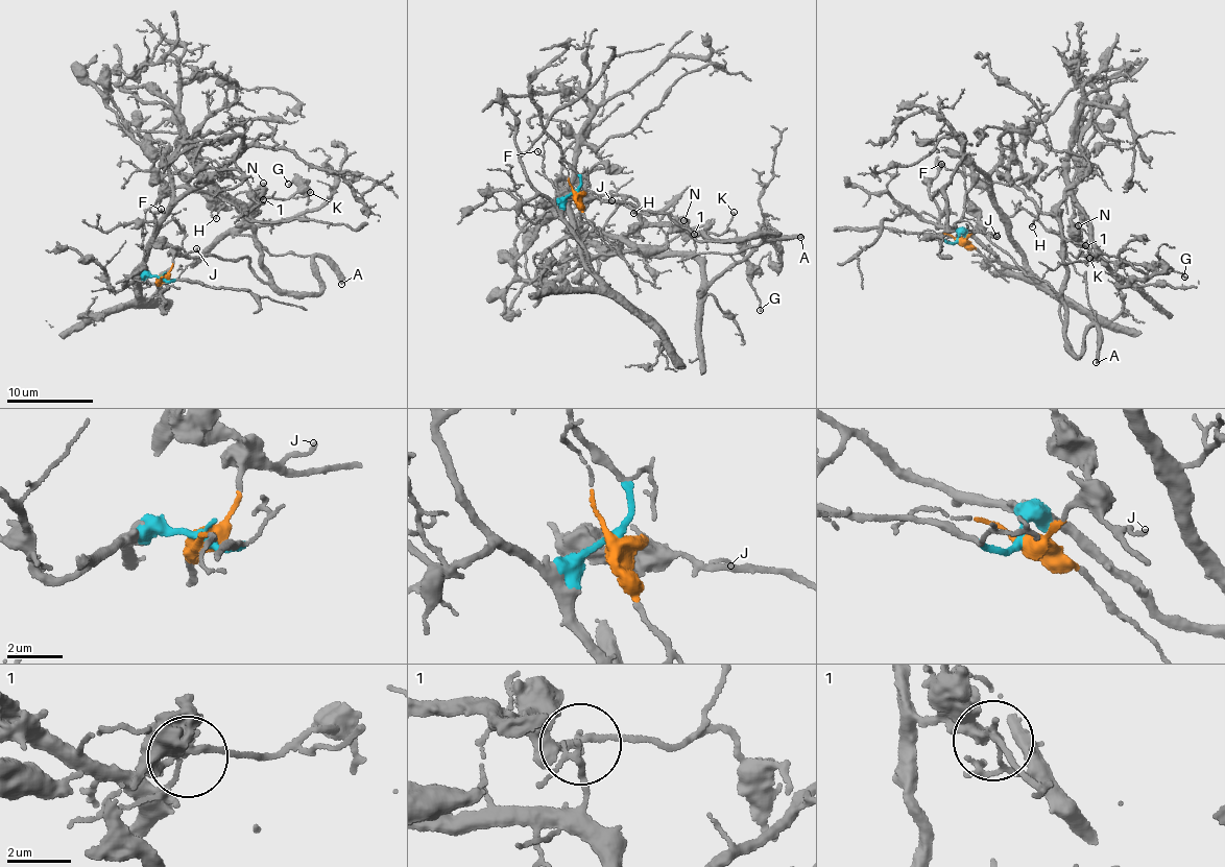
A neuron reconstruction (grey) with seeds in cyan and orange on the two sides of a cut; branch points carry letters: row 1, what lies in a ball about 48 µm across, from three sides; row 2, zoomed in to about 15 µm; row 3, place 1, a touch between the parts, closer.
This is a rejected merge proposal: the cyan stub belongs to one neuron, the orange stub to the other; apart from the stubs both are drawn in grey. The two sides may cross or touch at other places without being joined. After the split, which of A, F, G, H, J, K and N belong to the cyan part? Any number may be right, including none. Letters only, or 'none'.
none

